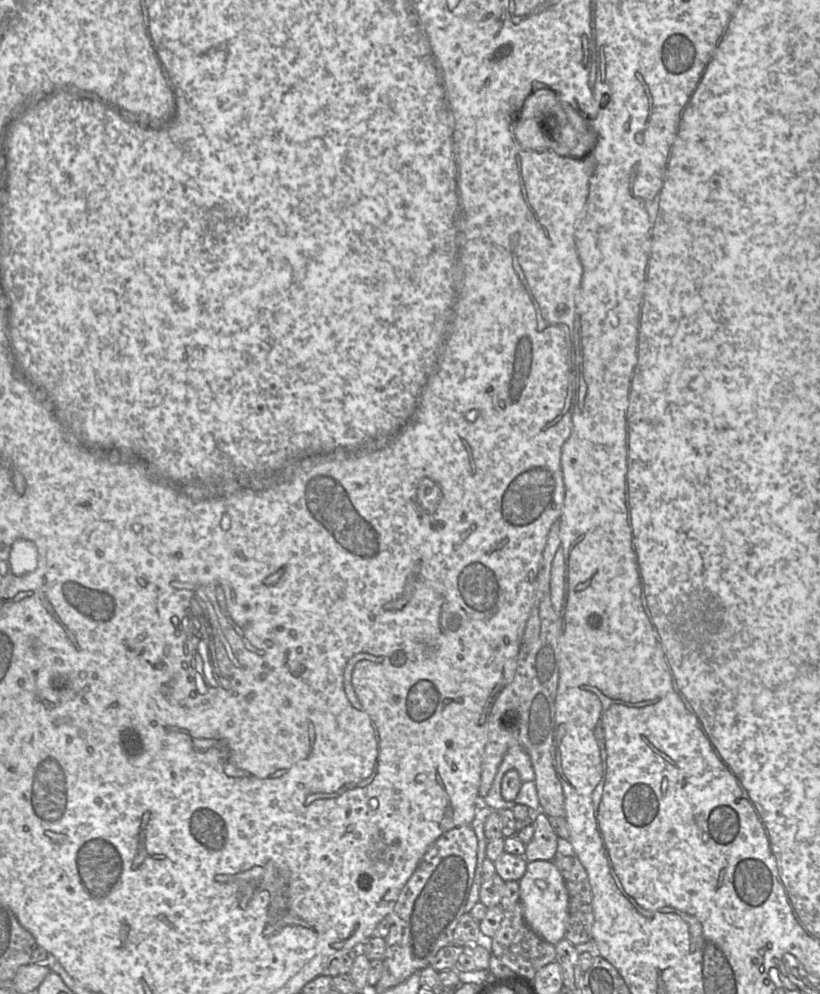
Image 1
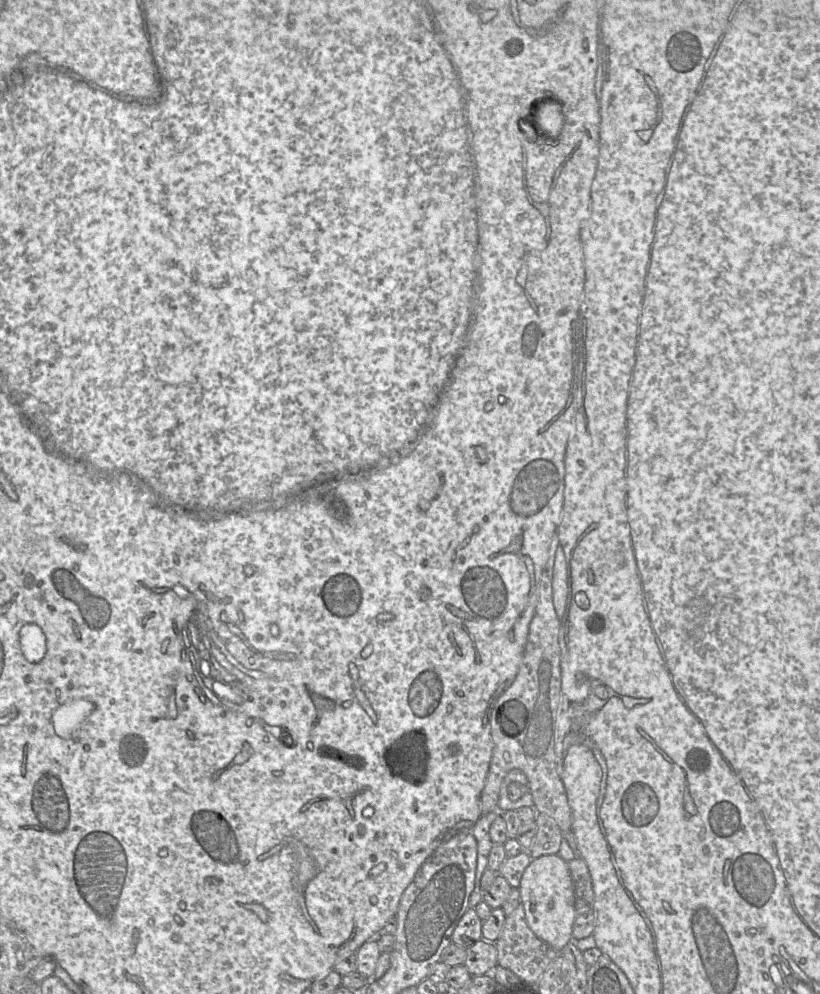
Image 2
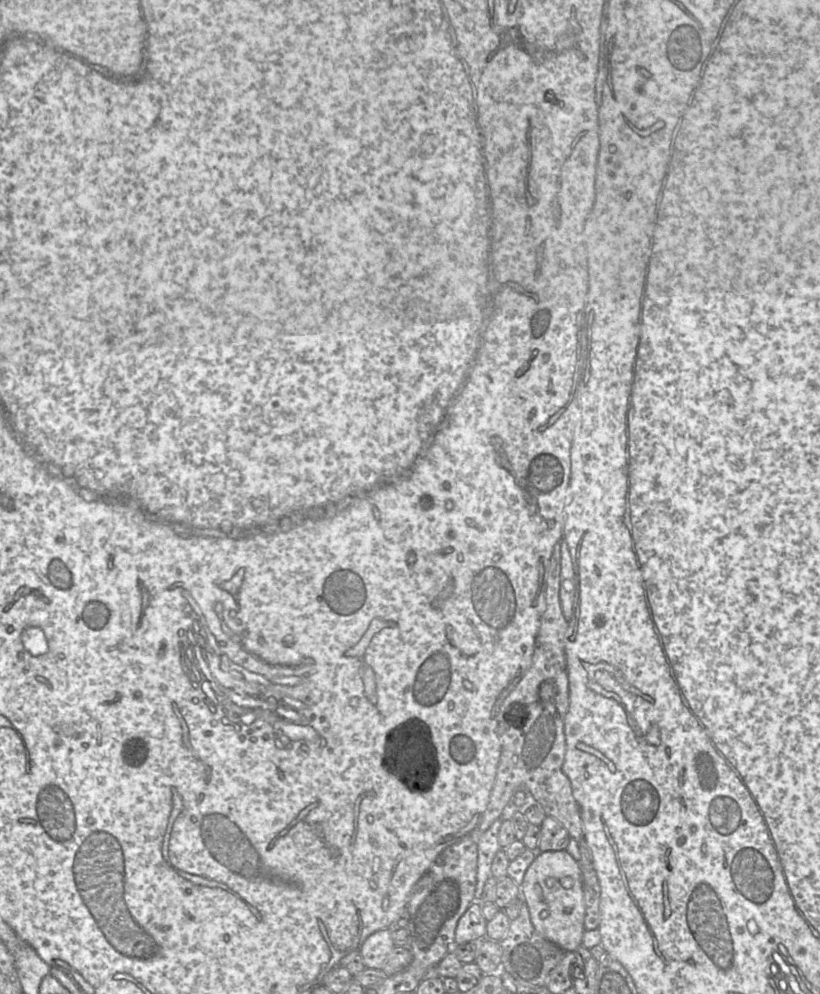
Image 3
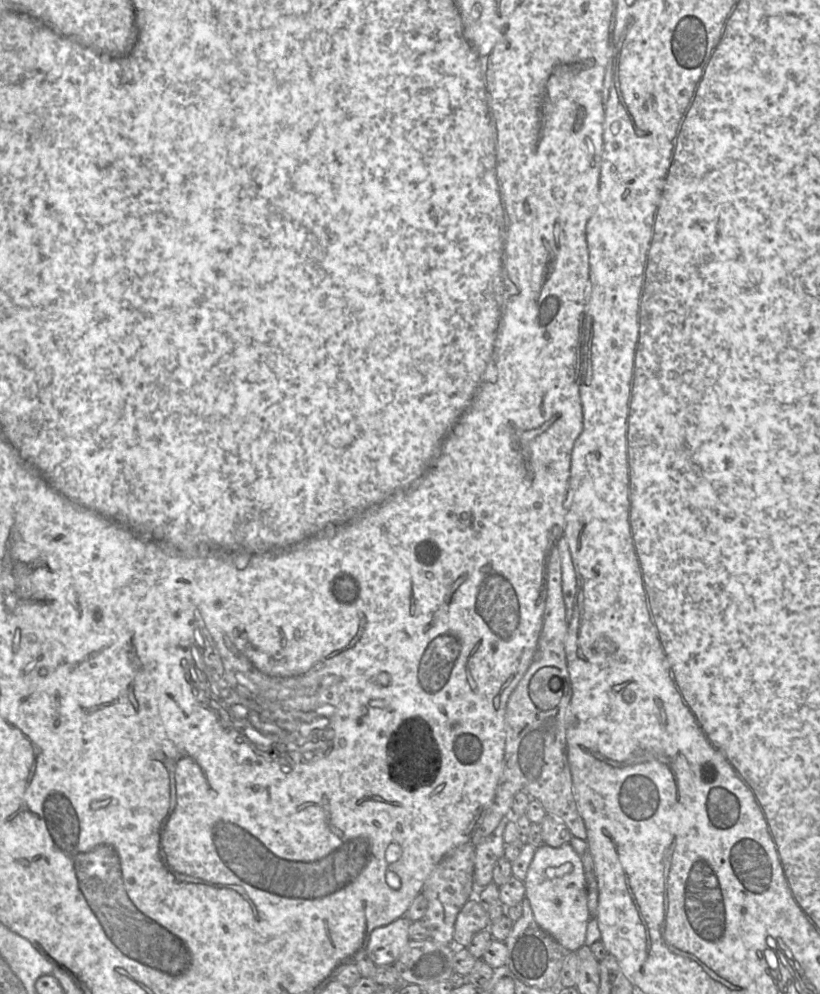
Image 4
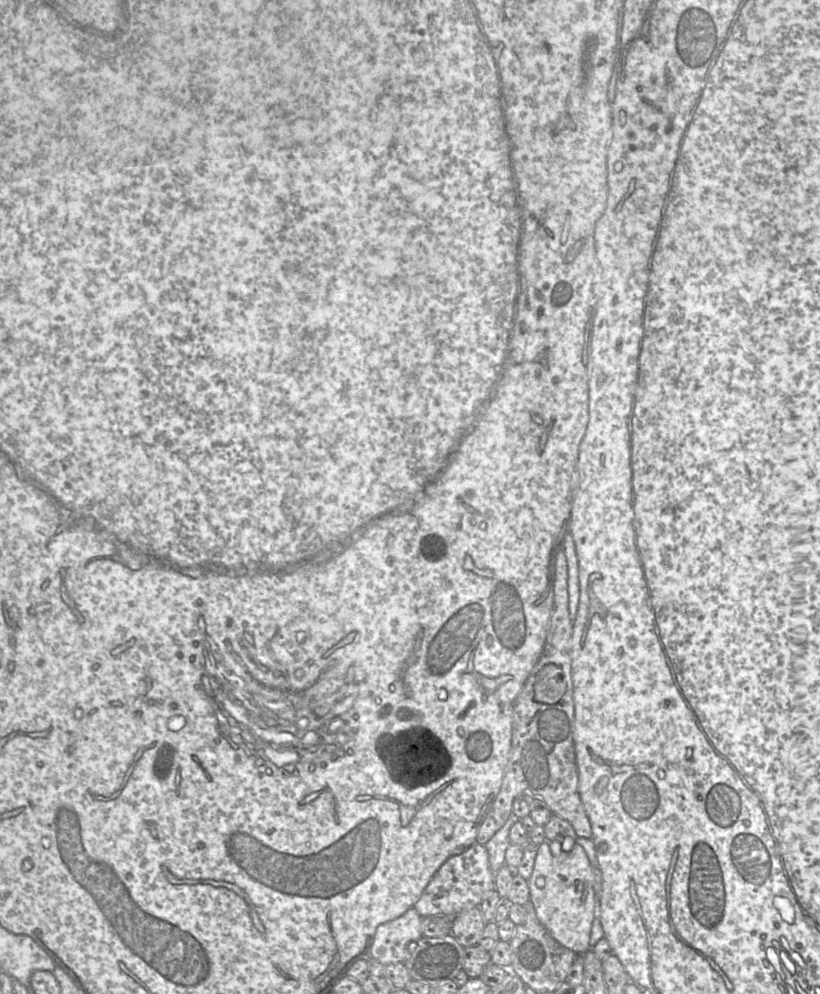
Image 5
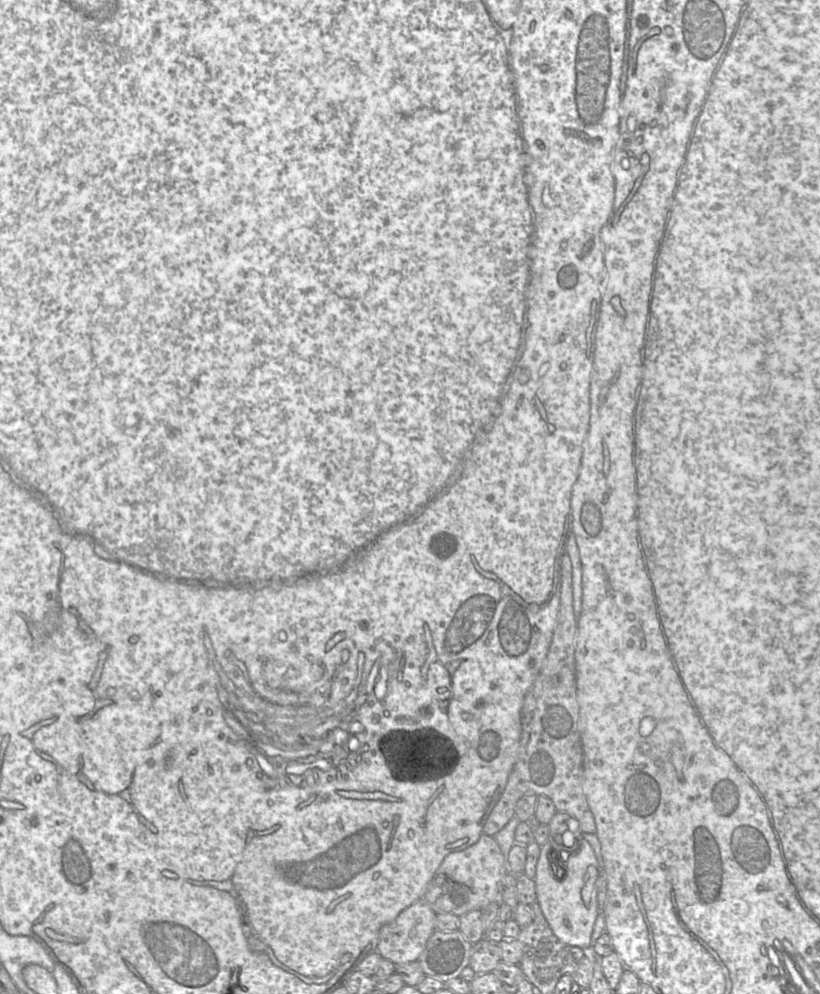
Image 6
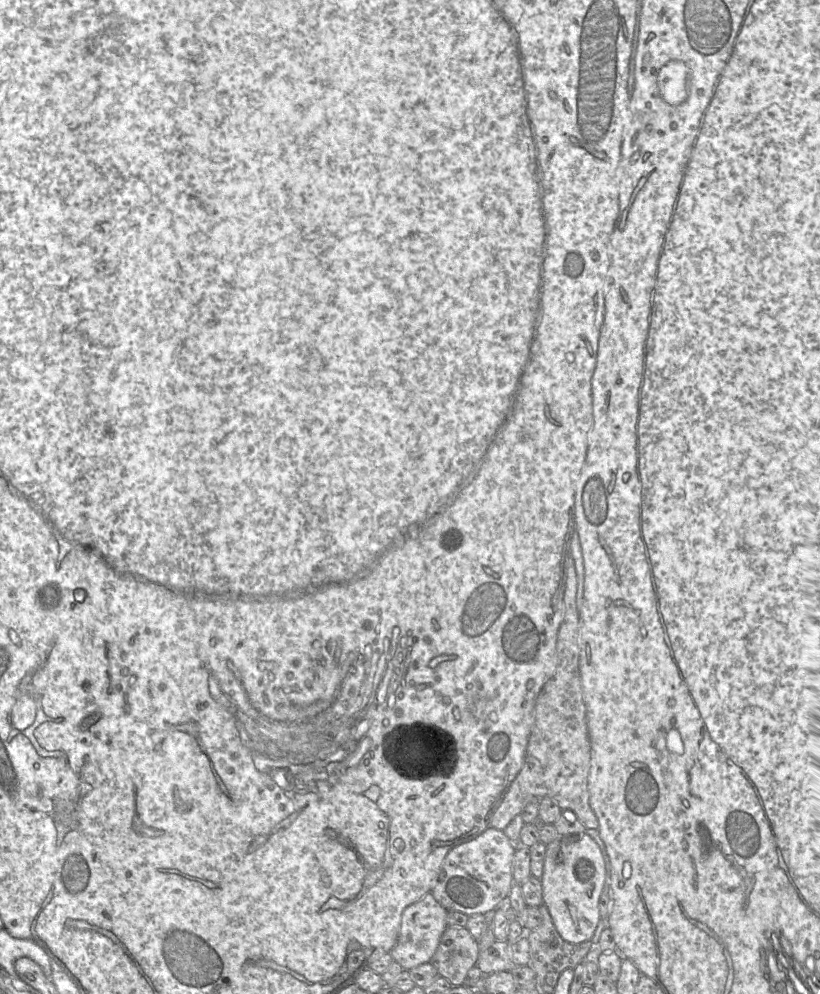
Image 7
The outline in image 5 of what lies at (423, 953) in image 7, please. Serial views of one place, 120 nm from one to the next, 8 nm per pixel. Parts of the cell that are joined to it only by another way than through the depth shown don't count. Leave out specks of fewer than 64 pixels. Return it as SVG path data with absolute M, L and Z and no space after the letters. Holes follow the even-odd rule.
M412 907L400 917L380 924L372 940L369 955L383 965L404 963L411 953L409 944L423 936L421 915Z

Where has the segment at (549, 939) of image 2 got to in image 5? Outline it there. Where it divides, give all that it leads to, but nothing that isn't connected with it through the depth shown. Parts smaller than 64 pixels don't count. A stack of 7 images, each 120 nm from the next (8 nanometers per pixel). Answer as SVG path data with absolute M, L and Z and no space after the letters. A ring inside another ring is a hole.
M545 836L538 848L528 887L537 918L548 933L576 954L590 950L592 923L598 916L594 874L584 848L572 842L564 842L560 847L552 841L546 841Z

